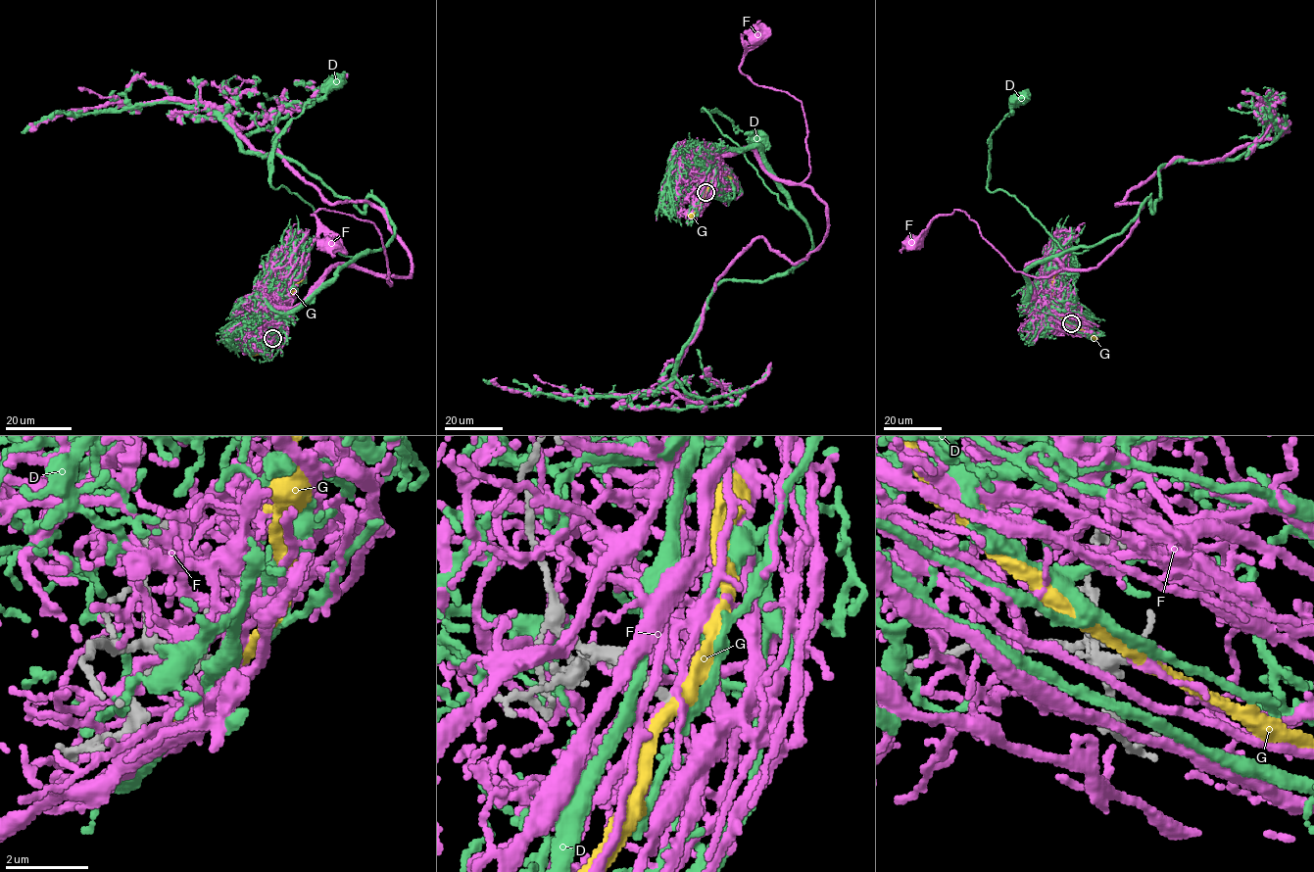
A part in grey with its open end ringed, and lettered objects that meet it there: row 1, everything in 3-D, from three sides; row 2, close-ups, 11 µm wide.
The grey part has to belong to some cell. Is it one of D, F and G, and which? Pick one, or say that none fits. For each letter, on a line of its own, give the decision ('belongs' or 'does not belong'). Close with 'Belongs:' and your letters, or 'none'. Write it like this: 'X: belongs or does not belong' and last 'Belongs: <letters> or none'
D: belongs
F: does not belong
G: does not belong
Belongs: D

